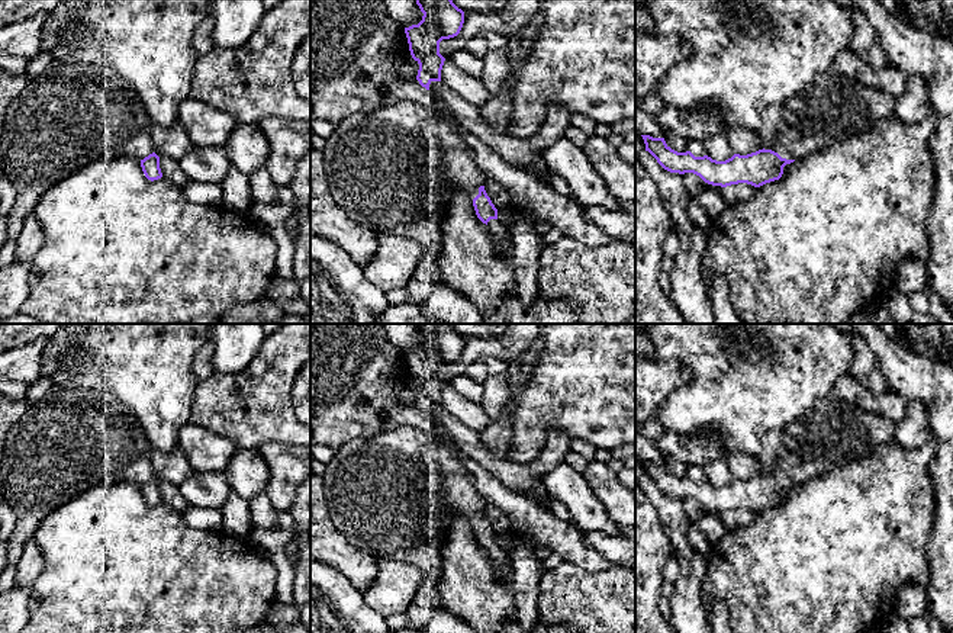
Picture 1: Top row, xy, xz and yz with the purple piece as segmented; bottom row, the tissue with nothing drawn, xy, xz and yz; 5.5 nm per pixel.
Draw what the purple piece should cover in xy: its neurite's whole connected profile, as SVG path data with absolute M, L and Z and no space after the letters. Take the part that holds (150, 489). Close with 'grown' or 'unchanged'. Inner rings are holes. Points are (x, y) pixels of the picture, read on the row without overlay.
M67 389L32 404L7 431L0 470L3 498L16 515L7 544L7 565L0 594L15 585L16 566L42 520L74 497L103 483L135 482L151 507L162 502L151 465L152 444L135 414L116 396L102 391Z; grown

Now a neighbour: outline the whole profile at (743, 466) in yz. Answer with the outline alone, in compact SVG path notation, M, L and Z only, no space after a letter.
M730 452L727 463L734 479L747 481L763 475L759 459L744 452Z

